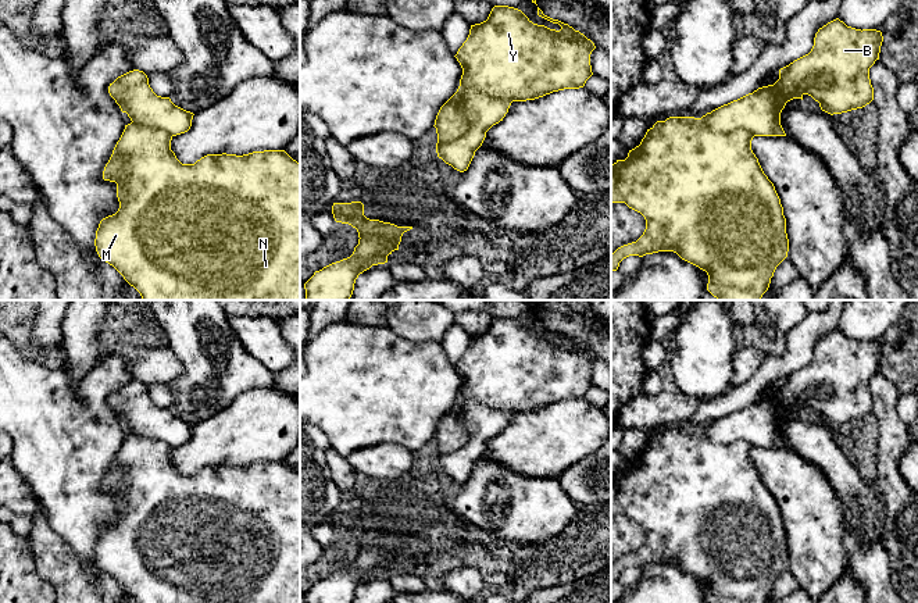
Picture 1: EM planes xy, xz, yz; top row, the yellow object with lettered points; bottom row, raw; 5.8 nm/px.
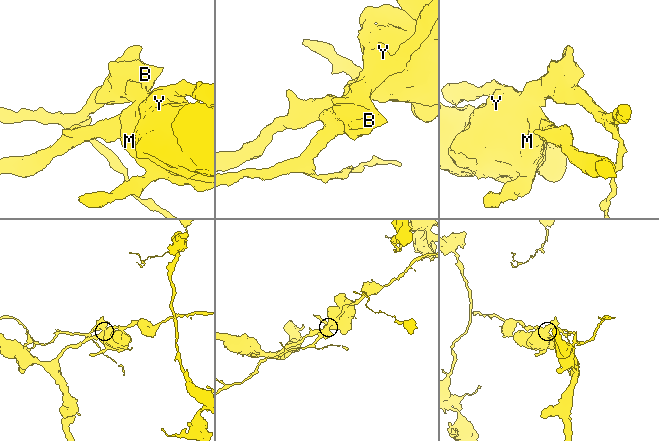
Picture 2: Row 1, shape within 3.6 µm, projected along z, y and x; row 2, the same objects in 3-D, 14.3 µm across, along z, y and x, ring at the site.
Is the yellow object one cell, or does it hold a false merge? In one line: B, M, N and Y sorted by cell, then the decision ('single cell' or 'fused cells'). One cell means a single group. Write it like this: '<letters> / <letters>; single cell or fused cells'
B / M N Y; fused cells

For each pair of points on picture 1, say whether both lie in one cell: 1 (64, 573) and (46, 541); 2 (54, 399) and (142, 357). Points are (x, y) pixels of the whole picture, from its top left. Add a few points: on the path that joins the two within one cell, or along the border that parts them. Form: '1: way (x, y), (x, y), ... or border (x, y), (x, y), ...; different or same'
1: way (59, 564), (49, 549); same
2: border (107, 354), (118, 354), (135, 380); different

